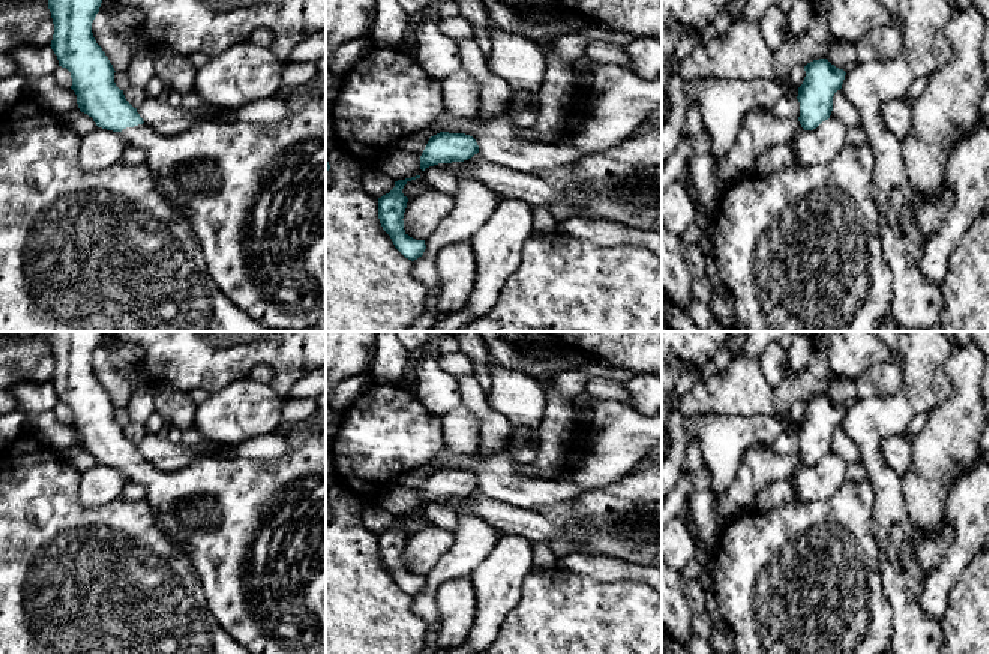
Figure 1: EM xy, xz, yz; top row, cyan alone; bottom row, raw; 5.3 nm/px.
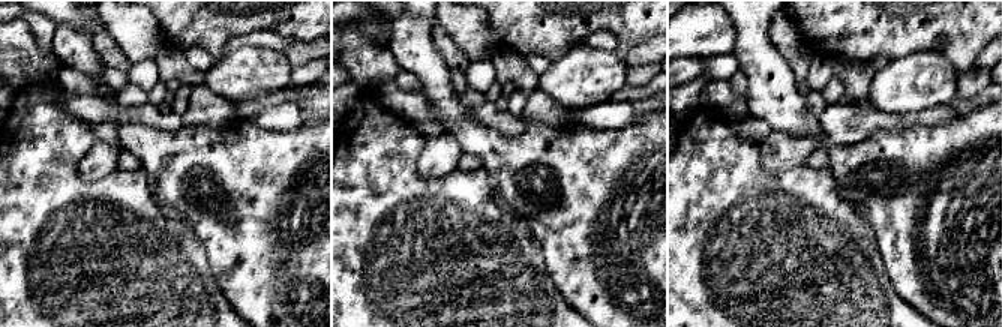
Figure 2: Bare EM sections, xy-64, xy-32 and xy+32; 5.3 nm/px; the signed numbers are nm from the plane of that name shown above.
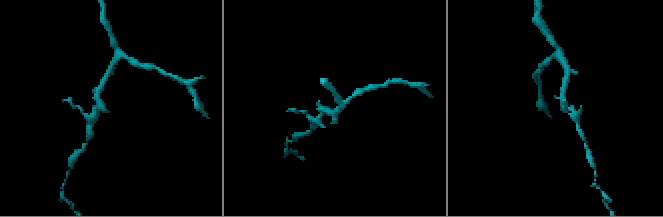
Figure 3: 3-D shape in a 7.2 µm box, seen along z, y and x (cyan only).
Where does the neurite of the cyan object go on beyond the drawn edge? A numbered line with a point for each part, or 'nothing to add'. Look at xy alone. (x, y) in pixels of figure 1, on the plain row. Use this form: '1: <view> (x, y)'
1: xy (254, 528)

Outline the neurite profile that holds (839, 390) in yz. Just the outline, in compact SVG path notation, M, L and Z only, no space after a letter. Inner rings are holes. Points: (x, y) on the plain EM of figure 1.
M831 378L827 387L827 396L839 405L857 399L857 386L852 380Z

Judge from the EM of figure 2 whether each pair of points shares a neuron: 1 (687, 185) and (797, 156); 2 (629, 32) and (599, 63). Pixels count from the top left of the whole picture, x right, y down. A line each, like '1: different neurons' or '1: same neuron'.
1: different neurons
2: different neurons

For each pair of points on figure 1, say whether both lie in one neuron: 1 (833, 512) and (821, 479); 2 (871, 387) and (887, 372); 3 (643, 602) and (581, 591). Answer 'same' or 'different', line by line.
1: different
2: same
3: same

